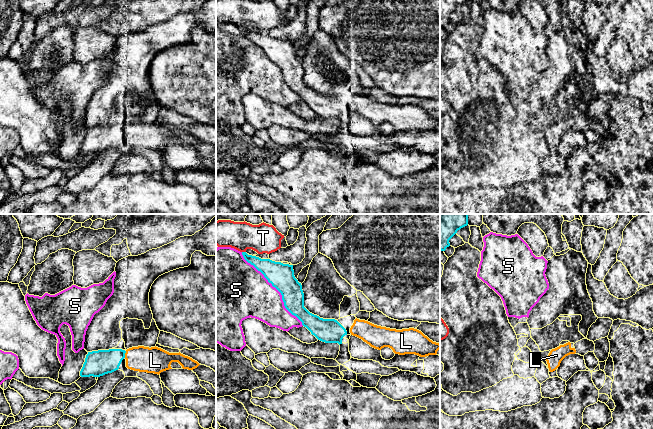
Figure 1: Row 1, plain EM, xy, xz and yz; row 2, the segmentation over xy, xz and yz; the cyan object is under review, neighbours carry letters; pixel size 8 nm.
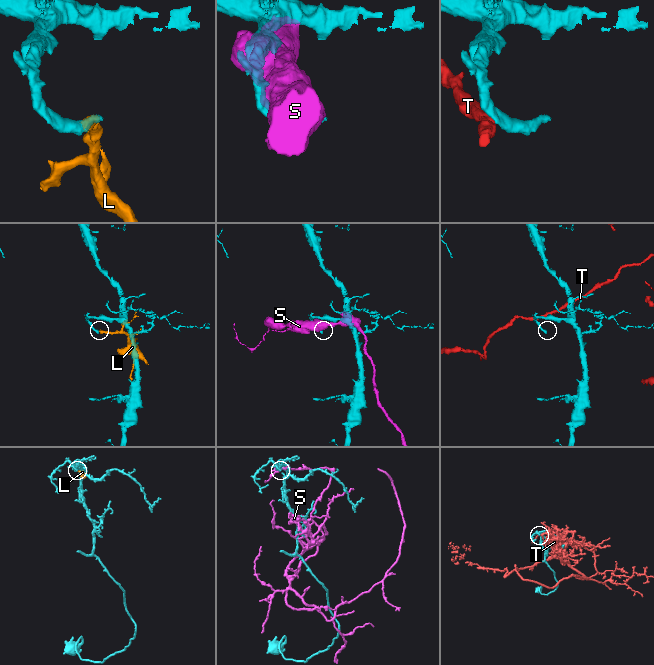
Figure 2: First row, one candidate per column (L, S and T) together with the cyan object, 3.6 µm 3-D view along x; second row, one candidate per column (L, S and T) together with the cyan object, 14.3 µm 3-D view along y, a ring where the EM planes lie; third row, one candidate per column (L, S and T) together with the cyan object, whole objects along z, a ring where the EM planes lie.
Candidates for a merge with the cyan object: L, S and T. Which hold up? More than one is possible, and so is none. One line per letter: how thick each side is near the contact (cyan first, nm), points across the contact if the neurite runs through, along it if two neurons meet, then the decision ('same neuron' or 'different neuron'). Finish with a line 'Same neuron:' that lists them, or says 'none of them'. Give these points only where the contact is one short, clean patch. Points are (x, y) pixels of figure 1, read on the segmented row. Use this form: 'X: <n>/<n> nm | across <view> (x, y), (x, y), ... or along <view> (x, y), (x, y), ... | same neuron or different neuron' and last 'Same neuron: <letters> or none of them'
L: 200/200 nm | same neuron
S: 200/400 nm | different neuron
T: 150/240 nm | along xz (242, 251), (245, 252) | different neuron
Same neuron: L

